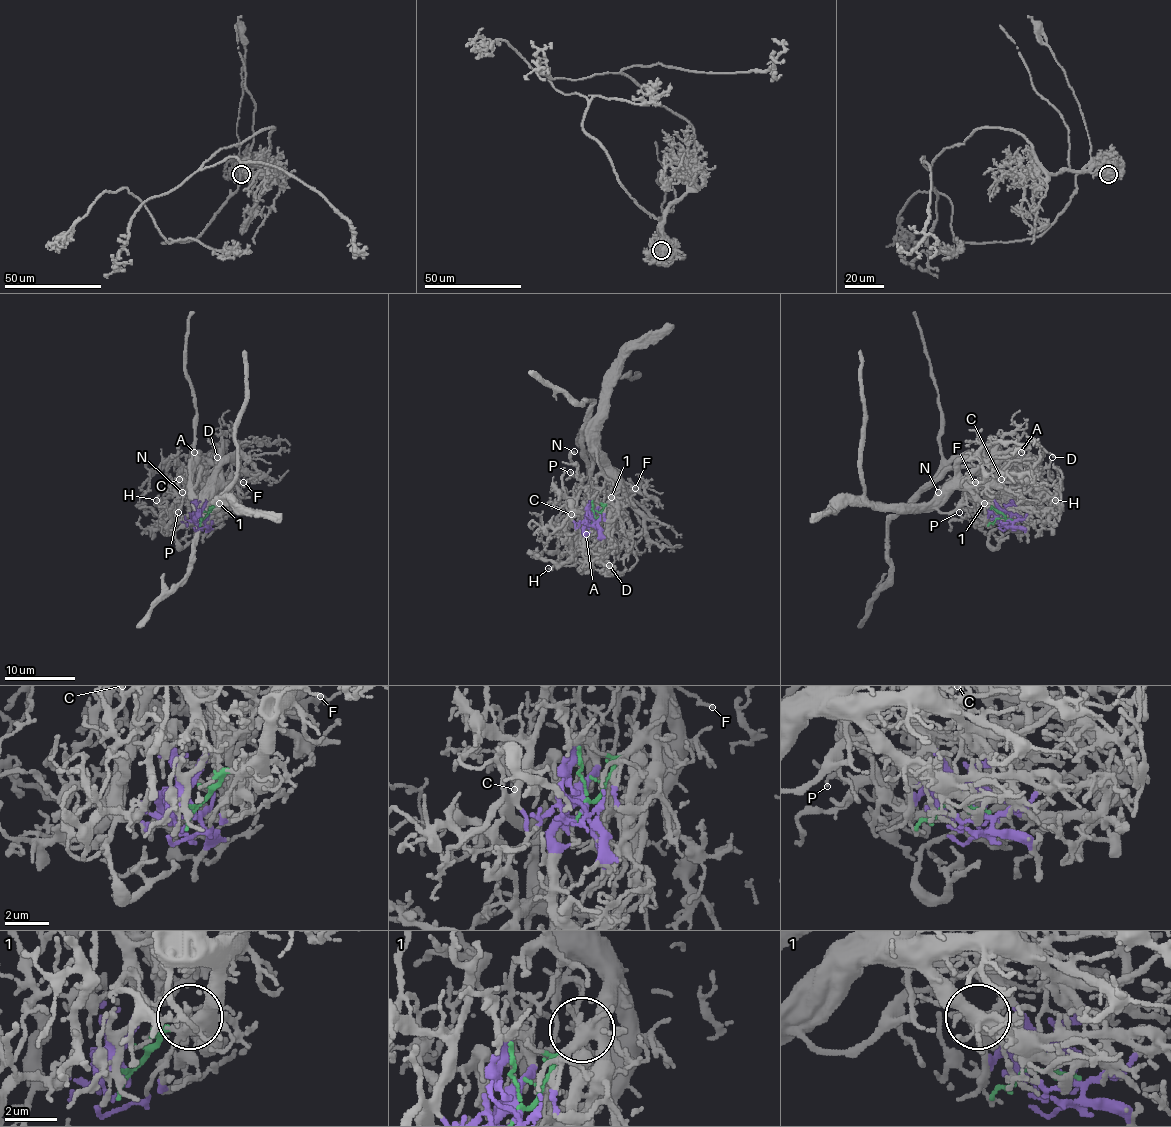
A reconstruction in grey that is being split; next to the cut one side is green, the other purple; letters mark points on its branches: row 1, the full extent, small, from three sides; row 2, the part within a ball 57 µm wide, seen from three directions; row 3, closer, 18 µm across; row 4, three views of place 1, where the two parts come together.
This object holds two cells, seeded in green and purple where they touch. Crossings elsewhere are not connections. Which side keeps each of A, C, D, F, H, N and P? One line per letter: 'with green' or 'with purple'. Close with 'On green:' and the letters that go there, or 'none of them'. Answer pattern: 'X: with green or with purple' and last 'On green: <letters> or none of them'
A: with purple
C: with purple
D: with purple
F: with green
H: with purple
N: with purple
P: with purple
On green: F

